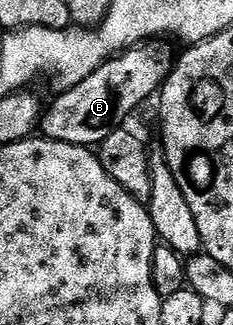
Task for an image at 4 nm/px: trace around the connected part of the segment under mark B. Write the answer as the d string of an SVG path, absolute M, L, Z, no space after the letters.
M152 38L142 44L136 44L134 48L126 49L106 60L97 70L93 70L93 74L89 74L89 78L85 78L85 82L81 82L72 88L62 89L58 93L52 104L46 105L45 111L41 117L41 132L48 140L56 140L57 142L65 142L73 146L81 146L82 148L91 148L105 142L105 138L109 138L109 134L116 132L118 128L124 127L128 123L127 119L134 114L135 108L139 108L147 99L154 97L167 81L168 74L171 73L177 59L176 45L168 42L163 38Z

